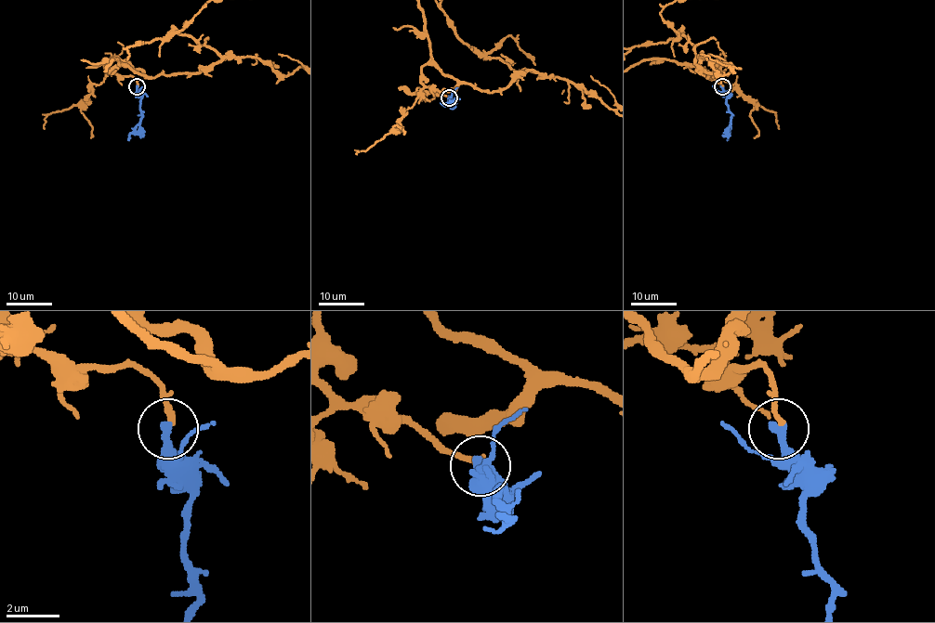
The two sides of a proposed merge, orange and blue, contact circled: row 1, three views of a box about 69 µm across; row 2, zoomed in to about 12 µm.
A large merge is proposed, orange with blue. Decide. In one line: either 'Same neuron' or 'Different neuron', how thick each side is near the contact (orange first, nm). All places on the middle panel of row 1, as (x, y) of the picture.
Same neuron. Thickness 200 nm (orange) against 360 nm

